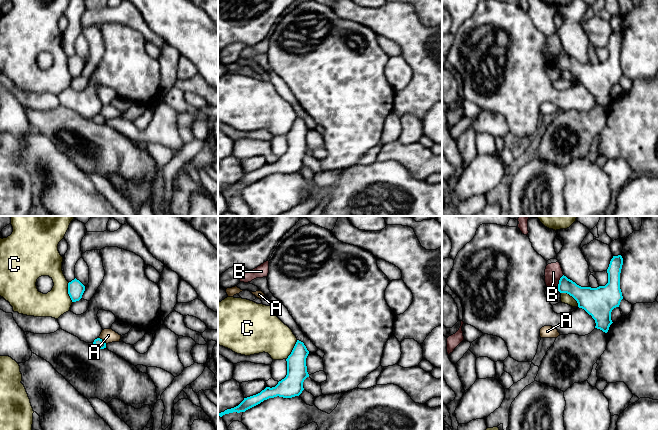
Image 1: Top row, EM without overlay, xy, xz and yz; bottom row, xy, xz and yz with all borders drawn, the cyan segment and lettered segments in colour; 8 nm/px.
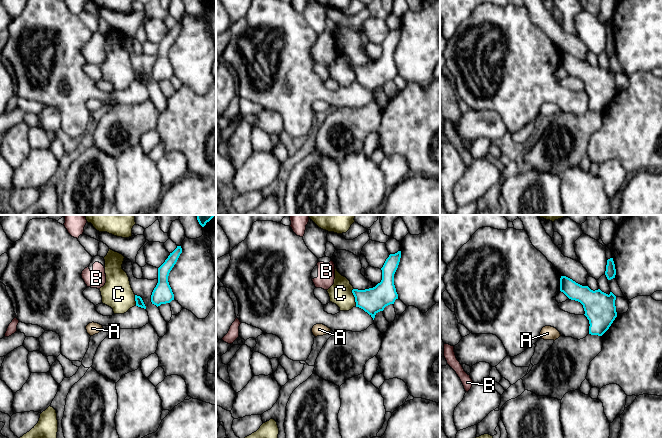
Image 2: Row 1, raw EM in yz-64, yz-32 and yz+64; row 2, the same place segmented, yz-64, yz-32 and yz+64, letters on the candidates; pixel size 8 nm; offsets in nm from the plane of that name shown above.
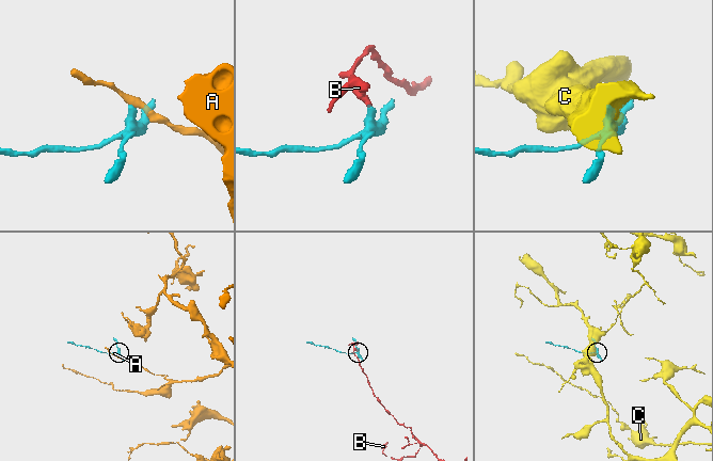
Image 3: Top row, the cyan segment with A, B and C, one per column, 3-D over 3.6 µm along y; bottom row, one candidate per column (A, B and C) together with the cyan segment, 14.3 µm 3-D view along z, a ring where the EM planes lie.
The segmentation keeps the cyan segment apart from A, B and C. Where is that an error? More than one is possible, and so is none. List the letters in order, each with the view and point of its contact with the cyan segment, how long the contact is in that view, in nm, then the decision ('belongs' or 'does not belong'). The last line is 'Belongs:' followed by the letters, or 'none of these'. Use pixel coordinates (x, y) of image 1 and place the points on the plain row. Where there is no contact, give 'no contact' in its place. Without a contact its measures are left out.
A: xy (102, 116) | 80 nm | does not belong
B: yz (559, 58) | 140 nm | does not belong
C: yz (571, 71) | 180 nm | does not belong
Belongs: none of these

